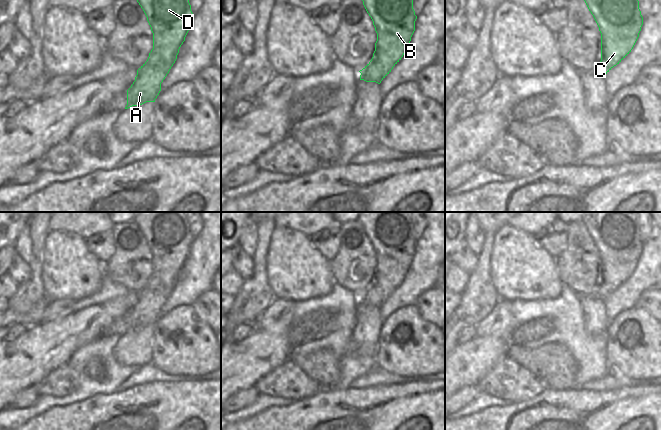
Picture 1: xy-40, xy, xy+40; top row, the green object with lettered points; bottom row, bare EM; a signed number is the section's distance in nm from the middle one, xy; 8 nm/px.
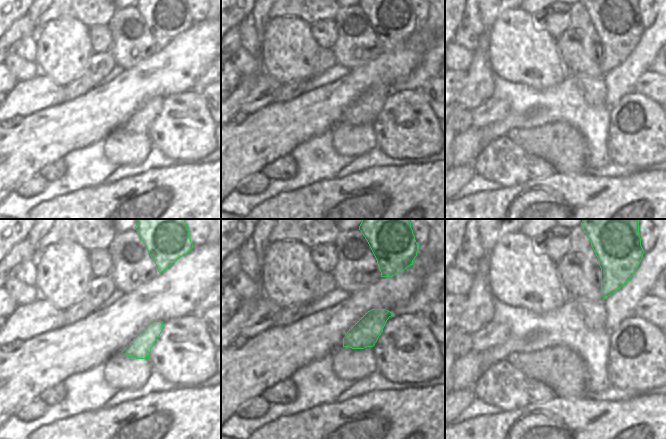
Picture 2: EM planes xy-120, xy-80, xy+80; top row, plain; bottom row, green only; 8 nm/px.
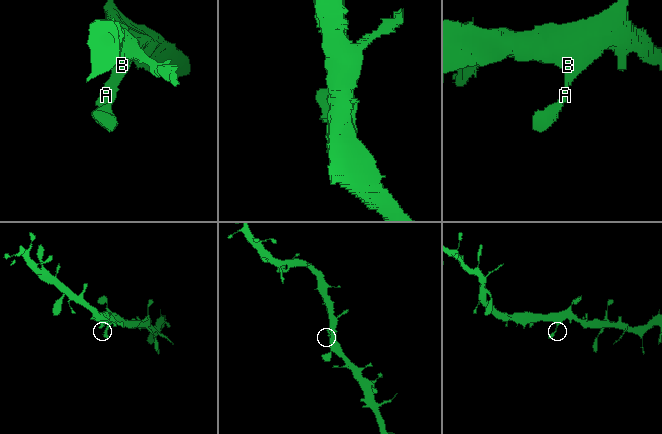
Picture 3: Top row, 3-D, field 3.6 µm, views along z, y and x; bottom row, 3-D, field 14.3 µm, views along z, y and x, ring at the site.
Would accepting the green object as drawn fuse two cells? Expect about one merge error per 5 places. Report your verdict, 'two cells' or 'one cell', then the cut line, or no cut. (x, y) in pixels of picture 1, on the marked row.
one cell | no cut

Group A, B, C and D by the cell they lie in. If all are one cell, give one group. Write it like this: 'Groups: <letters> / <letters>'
Groups: A B C D.

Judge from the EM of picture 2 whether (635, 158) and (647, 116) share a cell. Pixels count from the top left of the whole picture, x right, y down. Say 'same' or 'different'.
same

